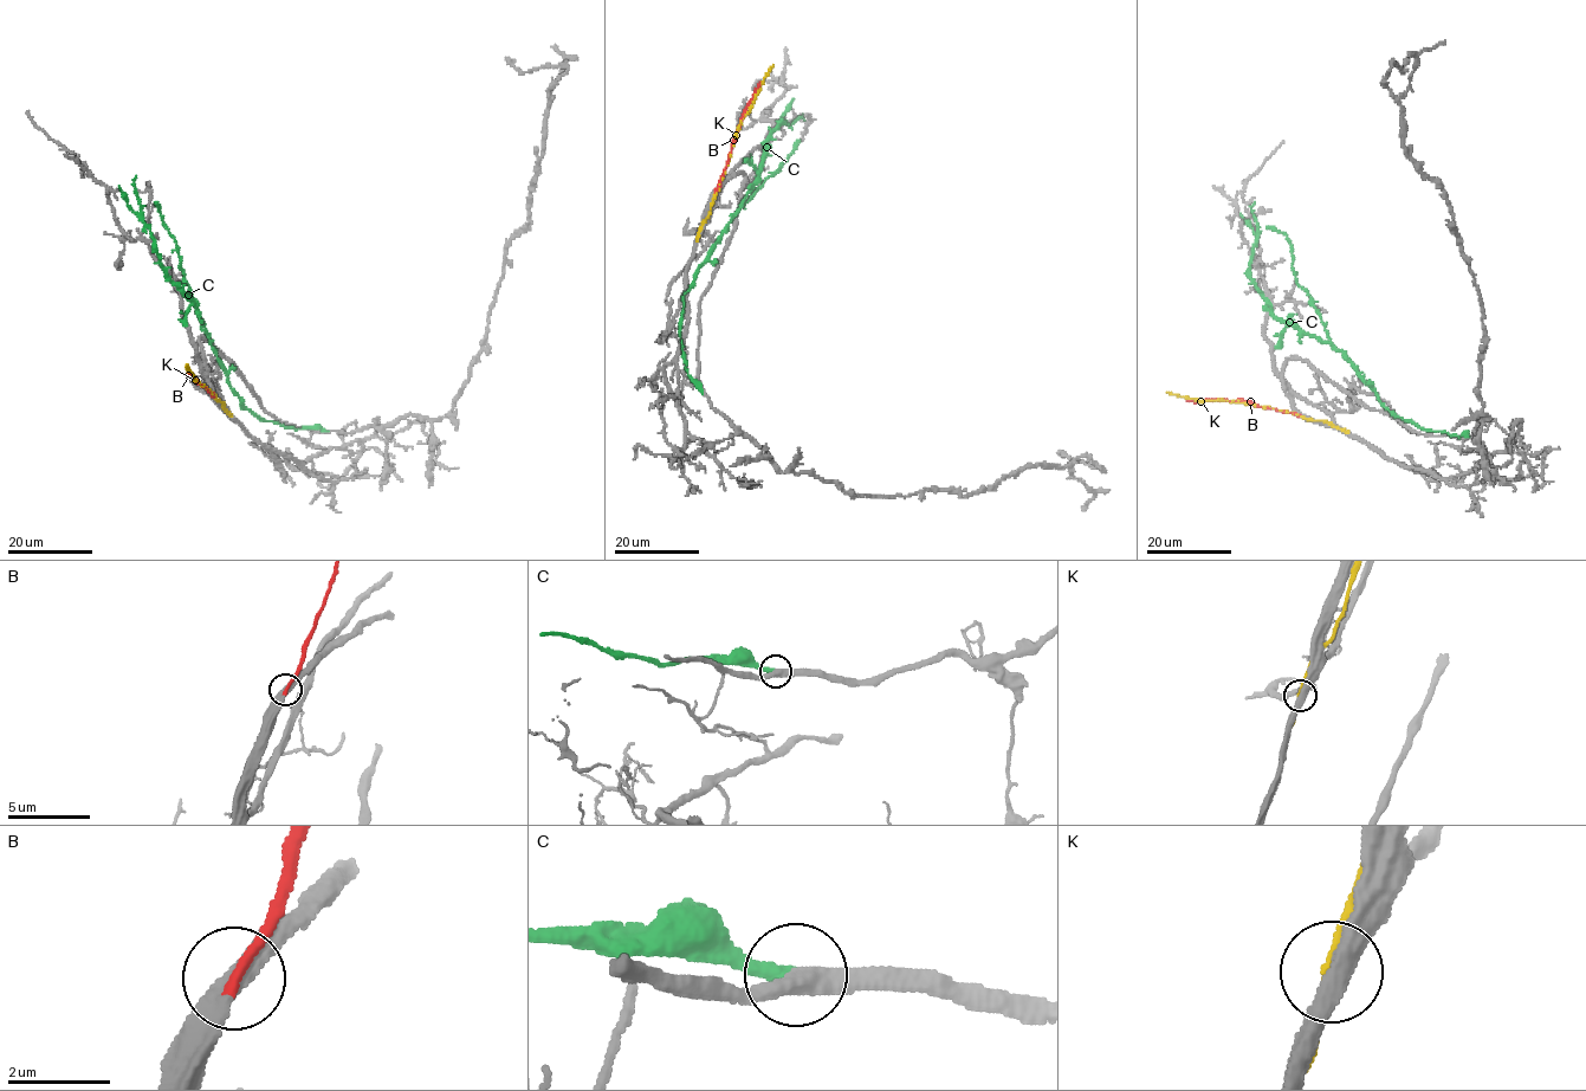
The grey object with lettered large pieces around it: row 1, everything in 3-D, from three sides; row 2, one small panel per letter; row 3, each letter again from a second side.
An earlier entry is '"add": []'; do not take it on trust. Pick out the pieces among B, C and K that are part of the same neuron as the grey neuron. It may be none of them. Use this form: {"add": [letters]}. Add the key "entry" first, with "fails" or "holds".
{"entry": "fails", "add": ["B"]}

